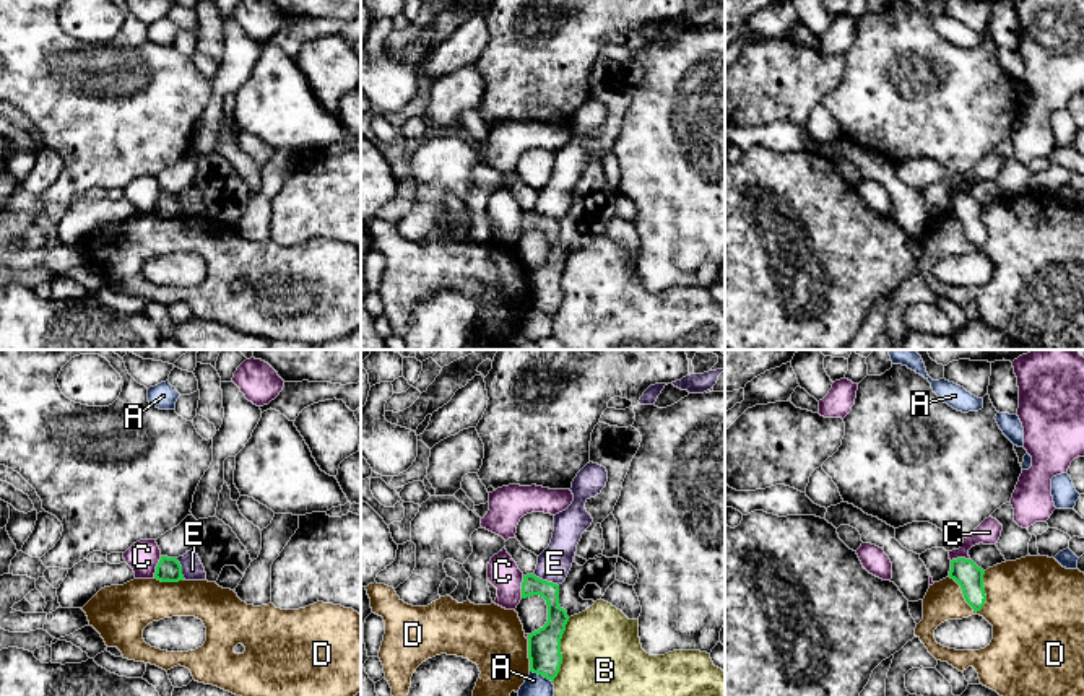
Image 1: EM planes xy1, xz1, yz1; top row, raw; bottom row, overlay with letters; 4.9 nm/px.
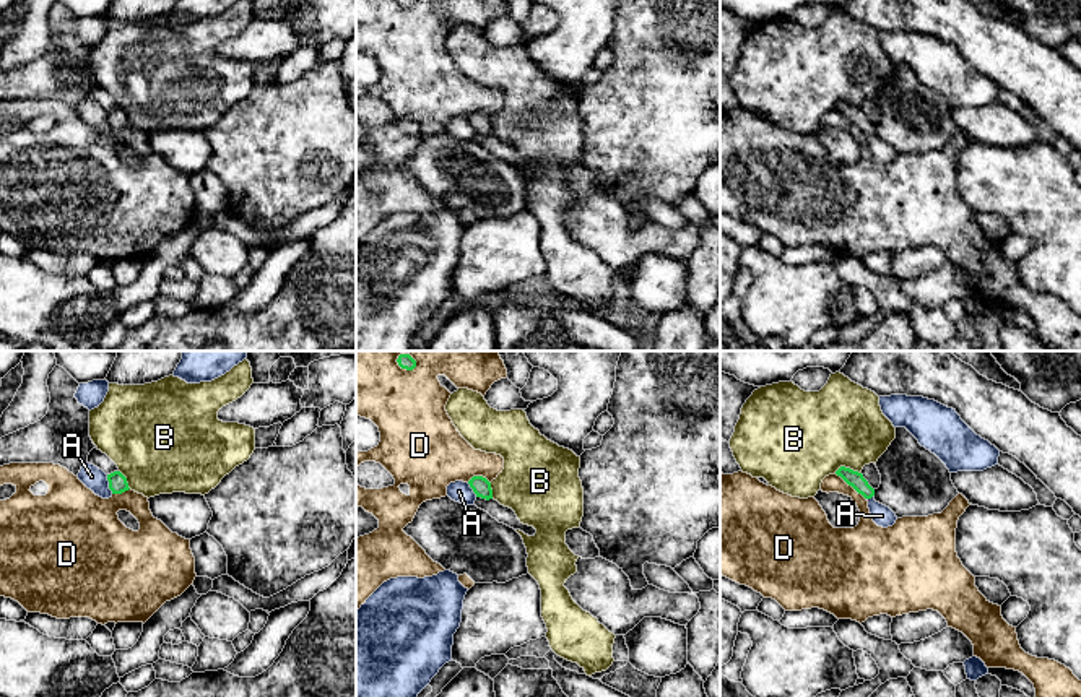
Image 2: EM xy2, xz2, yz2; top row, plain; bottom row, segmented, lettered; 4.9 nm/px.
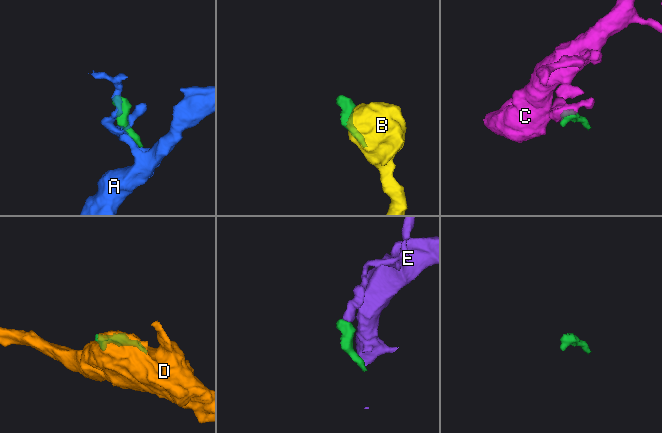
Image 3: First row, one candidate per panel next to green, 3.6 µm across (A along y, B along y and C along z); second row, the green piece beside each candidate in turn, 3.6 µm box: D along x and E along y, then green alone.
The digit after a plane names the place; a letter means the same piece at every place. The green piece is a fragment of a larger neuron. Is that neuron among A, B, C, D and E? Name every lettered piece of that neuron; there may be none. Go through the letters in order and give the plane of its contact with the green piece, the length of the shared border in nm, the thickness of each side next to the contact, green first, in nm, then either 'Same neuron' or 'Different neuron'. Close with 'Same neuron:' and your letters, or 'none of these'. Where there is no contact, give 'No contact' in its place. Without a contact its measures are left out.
A: Touches green in xz1. Shared border 130 nm. Thickness 160 nm (green) against 110 nm. Different neuron
B: Touches green in xz1. Shared border 340 nm. Thickness 160 nm (green) against 400 nm. Different neuron
C: Touches green in xz1. Shared border 110 nm. Thickness 100 nm (green) against 160 nm. Different neuron
D: Touches green in yz1. Shared border 240 nm. Thickness 140 nm (green) against 300 nm. Different neuron
E: Touches green in xz1. Shared border 140 nm. Thickness 100 nm (green) against 160 nm. Different neuron
Same neuron: none of these

